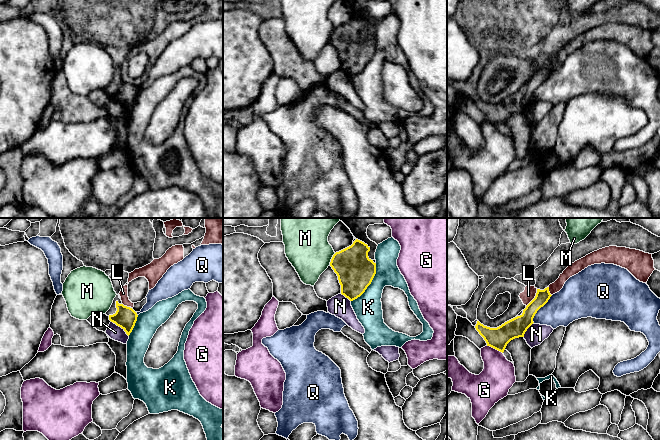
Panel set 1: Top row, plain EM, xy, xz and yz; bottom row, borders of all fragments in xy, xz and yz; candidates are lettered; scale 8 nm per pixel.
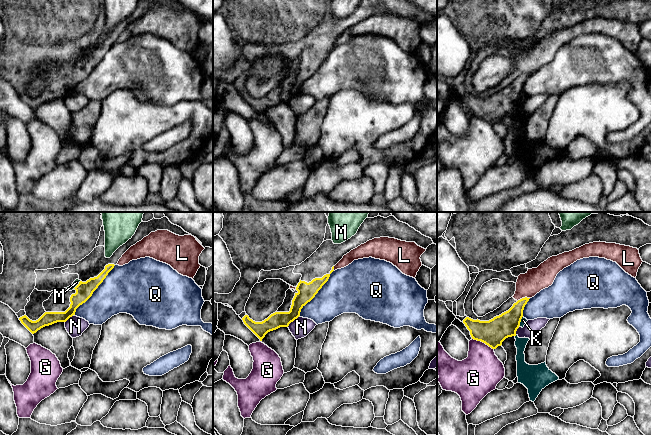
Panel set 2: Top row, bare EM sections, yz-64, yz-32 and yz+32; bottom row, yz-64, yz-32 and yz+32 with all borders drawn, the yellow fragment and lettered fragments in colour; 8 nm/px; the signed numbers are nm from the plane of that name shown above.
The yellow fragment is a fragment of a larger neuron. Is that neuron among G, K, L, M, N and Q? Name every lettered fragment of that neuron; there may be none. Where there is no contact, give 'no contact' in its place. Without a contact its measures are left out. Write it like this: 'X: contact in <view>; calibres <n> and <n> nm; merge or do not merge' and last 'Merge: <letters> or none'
G: contact in yz; calibres 170 and 280 nm; do not merge
K: contact in xz; calibres 300 and 220 nm; do not merge
L: contact in yz; calibres 140 and 100 nm; do not merge
M: contact in xz; calibres 300 and 360 nm; do not merge
N: contact in xy; calibres 180 and 120 nm; do not merge
Q: contact in yz; calibres 160 and 280 nm; do not merge
Merge: none

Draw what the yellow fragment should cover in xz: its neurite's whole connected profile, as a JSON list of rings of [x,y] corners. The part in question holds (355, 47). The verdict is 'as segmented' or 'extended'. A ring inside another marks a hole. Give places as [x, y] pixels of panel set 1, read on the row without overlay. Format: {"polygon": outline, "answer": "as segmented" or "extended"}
{"polygon": [[[356,15],[353,20],[339,28],[336,28],[330,38],[330,42],[338,52],[341,61],[341,70],[353,77],[360,73],[371,60],[376,50],[376,39],[368,33],[370,23]]], "answer": "as segmented"}

